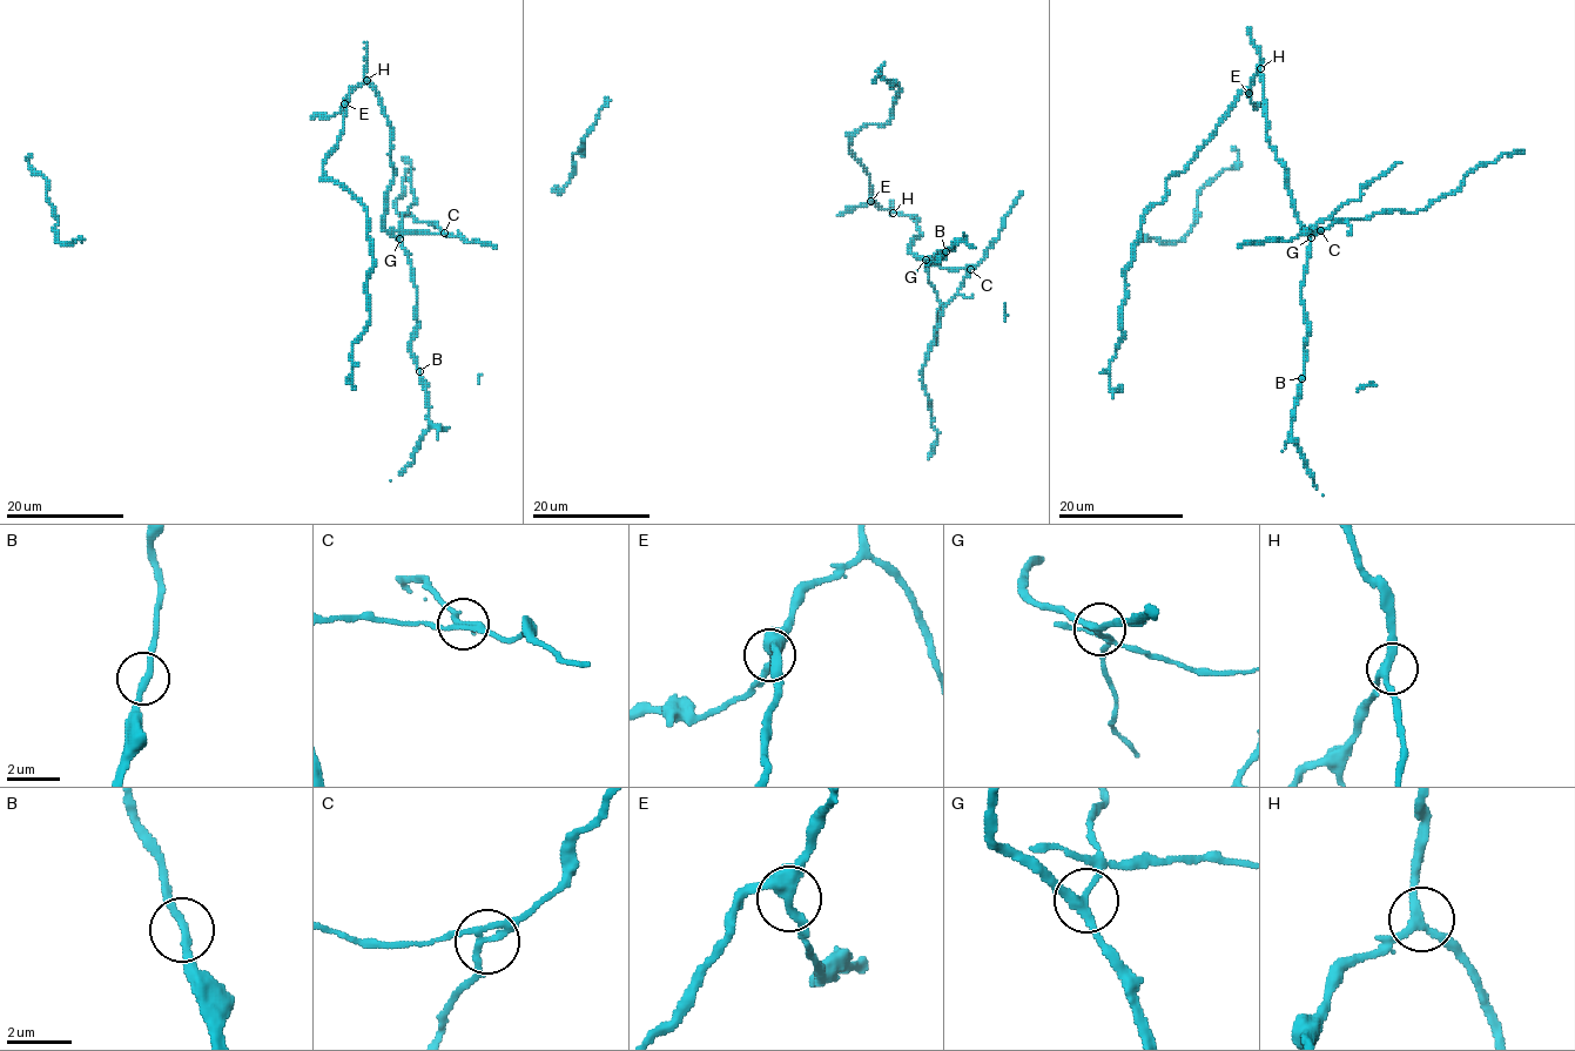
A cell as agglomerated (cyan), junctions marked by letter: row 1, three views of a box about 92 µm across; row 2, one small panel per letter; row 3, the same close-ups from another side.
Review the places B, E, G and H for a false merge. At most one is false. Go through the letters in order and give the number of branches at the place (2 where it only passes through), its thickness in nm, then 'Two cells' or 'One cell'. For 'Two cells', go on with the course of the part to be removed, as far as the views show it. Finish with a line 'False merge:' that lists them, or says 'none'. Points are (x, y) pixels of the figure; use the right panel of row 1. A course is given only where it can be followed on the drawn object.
B: Branches: 2. Thickness 240 nm. One cell
E: Branches: 3. Thickness 360 nm. One cell
G: Branches: 3. Thickness 200 nm. Two cells. Course of the part to remove: (1311, 237), (1333, 223), (1426, 209), (1454, 193), (1469, 173), (1487, 162), (1525, 153)
H: Branches: 3. Thickness 240 nm. One cell
False merge: G

